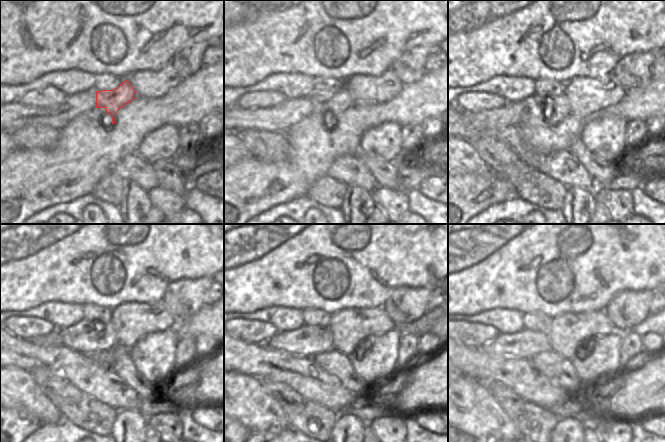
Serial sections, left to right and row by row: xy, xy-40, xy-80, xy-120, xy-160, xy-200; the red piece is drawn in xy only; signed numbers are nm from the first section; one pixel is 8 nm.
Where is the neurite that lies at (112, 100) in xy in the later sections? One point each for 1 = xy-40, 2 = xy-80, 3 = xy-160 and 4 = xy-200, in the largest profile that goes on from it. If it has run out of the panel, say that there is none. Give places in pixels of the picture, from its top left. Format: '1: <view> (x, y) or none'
1: xy-40 (333, 103)
2: xy-80 (537, 110)
3: xy-160 (307, 340)
4: xy-200 (526, 344)

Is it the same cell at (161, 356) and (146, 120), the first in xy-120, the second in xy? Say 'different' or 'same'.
different

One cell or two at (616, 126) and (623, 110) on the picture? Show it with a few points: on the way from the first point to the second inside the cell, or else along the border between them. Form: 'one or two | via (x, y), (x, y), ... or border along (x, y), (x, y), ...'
two | border along (603, 109), (622, 117), (627, 122)

